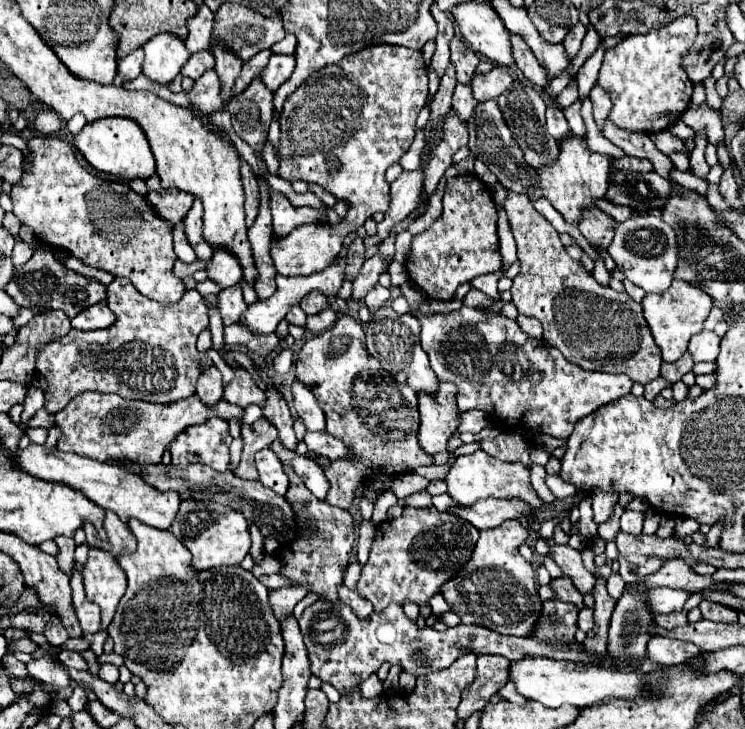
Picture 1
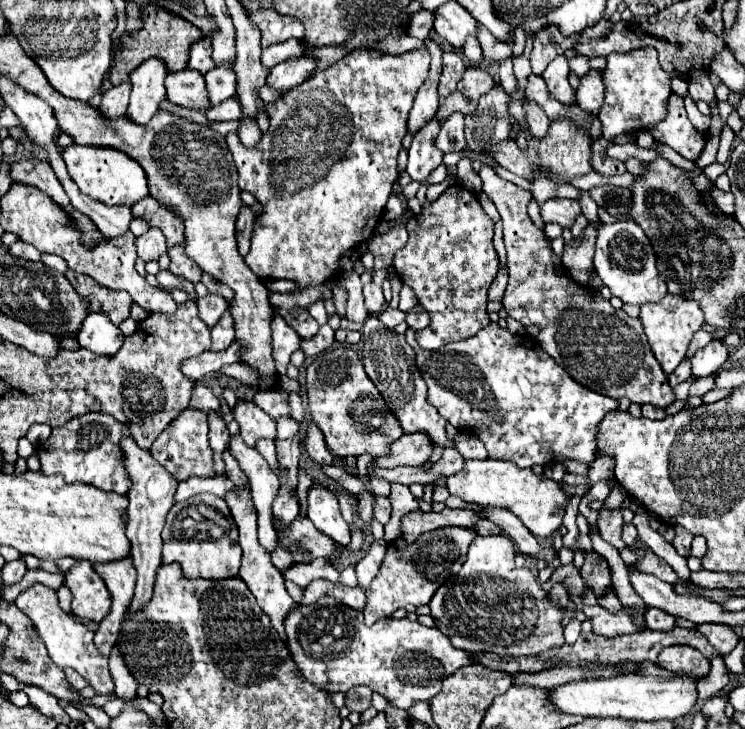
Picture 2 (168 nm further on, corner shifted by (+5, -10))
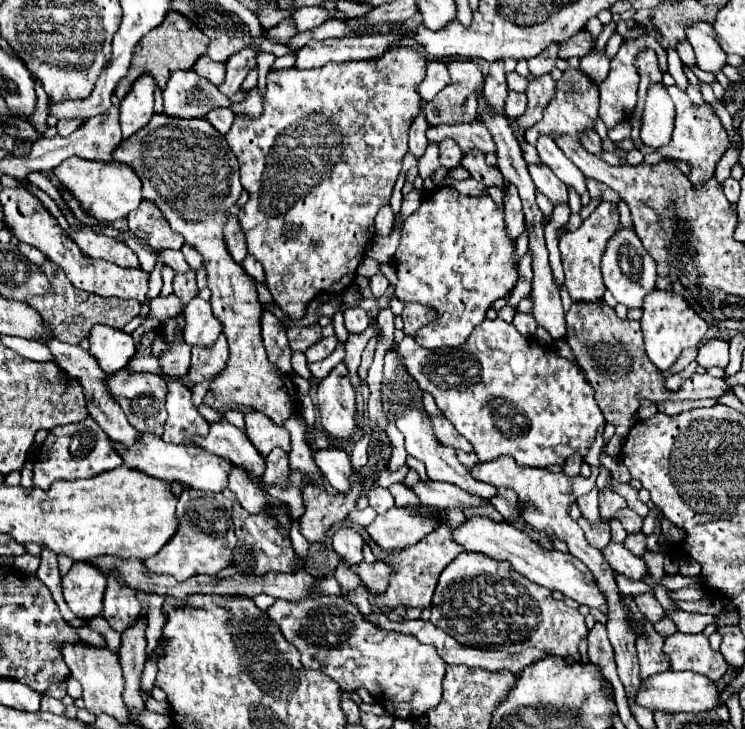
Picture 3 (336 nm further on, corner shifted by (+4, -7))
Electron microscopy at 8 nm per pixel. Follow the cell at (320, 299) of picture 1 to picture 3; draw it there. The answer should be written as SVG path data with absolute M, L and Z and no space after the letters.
M318 323L308 327L290 327L286 329L286 335L292 351L306 351L308 347L322 339L322 327Z

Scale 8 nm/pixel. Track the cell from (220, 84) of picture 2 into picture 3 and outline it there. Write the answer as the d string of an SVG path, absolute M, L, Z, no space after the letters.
M246 47L234 57L230 57L230 61L226 61L226 81L218 87L226 97L232 97L240 89L248 71L256 67L256 57L258 57L258 49Z

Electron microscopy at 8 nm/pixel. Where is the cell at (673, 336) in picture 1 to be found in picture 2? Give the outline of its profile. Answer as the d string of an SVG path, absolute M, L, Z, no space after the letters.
M667 294L657 304L643 304L639 320L643 322L643 328L645 328L645 334L647 334L647 340L651 344L651 350L653 350L655 358L659 360L663 372L669 374L687 356L691 338L703 326L705 316L703 316L701 306L695 300L687 300L679 294Z

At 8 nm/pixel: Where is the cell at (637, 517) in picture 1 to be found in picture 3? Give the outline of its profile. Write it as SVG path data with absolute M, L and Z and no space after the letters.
M622 509L620 511L620 523L624 525L624 529L628 531L628 533L636 533L636 531L640 531L642 529L642 517L638 515L638 513L634 513L632 509Z

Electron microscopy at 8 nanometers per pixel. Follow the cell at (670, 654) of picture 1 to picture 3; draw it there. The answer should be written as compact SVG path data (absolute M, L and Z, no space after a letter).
M674 633L666 637L664 653L670 657L674 671L694 671L718 681L728 671L728 665L720 651L714 651L706 635Z

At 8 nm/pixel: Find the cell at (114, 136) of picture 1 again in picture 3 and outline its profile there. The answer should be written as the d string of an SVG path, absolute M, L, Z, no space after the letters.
M80 157L66 159L62 165L54 167L52 173L56 179L76 197L76 201L82 205L86 213L90 213L98 221L118 221L124 219L130 211L138 209L142 201L142 185L136 177L136 173L122 163L98 163L98 161L86 161Z

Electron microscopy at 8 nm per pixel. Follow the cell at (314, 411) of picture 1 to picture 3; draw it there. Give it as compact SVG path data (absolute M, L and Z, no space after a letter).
M320 449L318 453L314 453L316 465L320 467L320 471L326 475L326 479L330 481L330 485L338 491L344 493L351 488L350 475L352 475L352 467L350 457L346 451L342 449Z

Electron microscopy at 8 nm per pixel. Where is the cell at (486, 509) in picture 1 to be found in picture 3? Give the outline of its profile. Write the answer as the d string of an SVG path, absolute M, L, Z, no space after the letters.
M410 505L394 507L394 509L386 511L384 515L378 515L366 527L372 541L386 551L410 547L410 545L418 543L420 539L424 539L434 529L436 529L434 521L430 521L430 517L416 515L414 507L410 507Z

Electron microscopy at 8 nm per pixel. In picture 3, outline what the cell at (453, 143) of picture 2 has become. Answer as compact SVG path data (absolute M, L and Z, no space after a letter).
M442 141L440 143L440 163L446 167L446 169L456 169L462 161L462 151L458 149L456 141Z

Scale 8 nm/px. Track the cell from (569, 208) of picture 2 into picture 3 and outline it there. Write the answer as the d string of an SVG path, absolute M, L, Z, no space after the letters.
M530 163L528 171L530 171L530 177L532 177L536 189L542 191L552 203L568 201L566 185L562 185L562 181L558 181L558 177L554 177L554 173L550 173L550 169L546 169L546 165Z

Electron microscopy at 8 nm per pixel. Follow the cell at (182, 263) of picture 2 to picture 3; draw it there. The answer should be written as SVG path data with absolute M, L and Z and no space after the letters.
M194 271L180 273L180 275L174 277L174 295L180 297L180 301L184 303L184 307L198 295L198 287L196 287L196 275L194 275Z

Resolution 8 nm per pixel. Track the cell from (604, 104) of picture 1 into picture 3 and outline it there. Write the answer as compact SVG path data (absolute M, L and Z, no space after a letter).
M590 49L590 53L586 57L582 57L582 71L586 75L590 75L590 79L594 83L602 83L608 73L608 63L610 63L610 59L604 55L604 51Z

